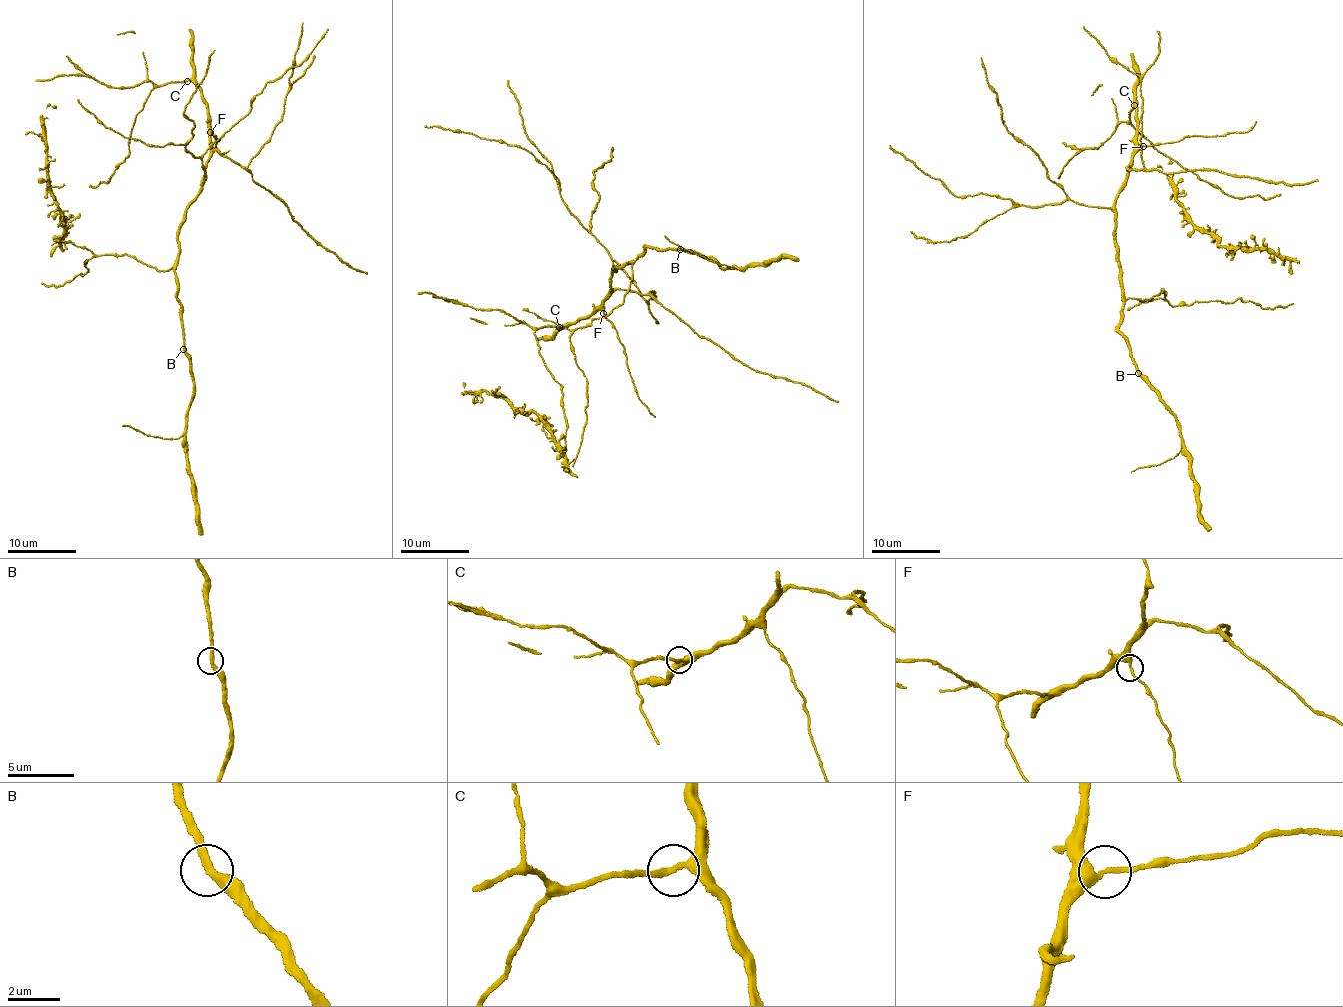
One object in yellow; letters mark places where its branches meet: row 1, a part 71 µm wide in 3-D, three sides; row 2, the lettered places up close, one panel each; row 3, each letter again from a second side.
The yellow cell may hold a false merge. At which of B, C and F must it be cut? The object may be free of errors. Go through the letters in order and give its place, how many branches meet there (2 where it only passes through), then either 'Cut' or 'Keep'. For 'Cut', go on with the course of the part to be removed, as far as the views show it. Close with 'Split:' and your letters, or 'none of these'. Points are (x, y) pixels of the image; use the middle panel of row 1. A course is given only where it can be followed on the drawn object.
B: Place: (680, 249). Branches: 2. Keep
C: Place: (559, 327). Branches: 2. Keep
F: Place: (603, 313). Branches: 2. Keep
Split: none of these

